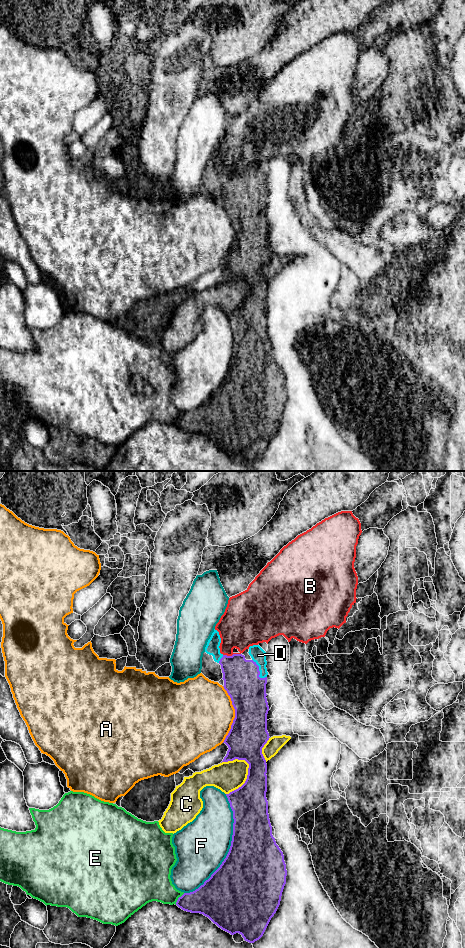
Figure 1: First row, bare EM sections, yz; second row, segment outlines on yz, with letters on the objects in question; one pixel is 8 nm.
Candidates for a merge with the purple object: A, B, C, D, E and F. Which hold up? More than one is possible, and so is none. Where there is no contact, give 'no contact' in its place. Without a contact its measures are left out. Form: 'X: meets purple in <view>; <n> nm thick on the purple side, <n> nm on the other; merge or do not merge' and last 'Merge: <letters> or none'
A: meets purple in yz; 300 nm thick on the purple side, 480 nm on the other; do not merge
B: meets purple in yz; 280 nm thick on the purple side, 360 nm on the other; do not merge
C: meets purple in yz; 300 nm thick on the purple side, 240 nm on the other; do not merge
D: meets purple in yz; 300 nm thick on the purple side, 120 nm on the other; merge
E: meets purple in yz; 260 nm thick on the purple side, 300 nm on the other; do not merge
F: meets purple in yz; 500 nm thick on the purple side, 420 nm on the other; do not merge
Merge: D

